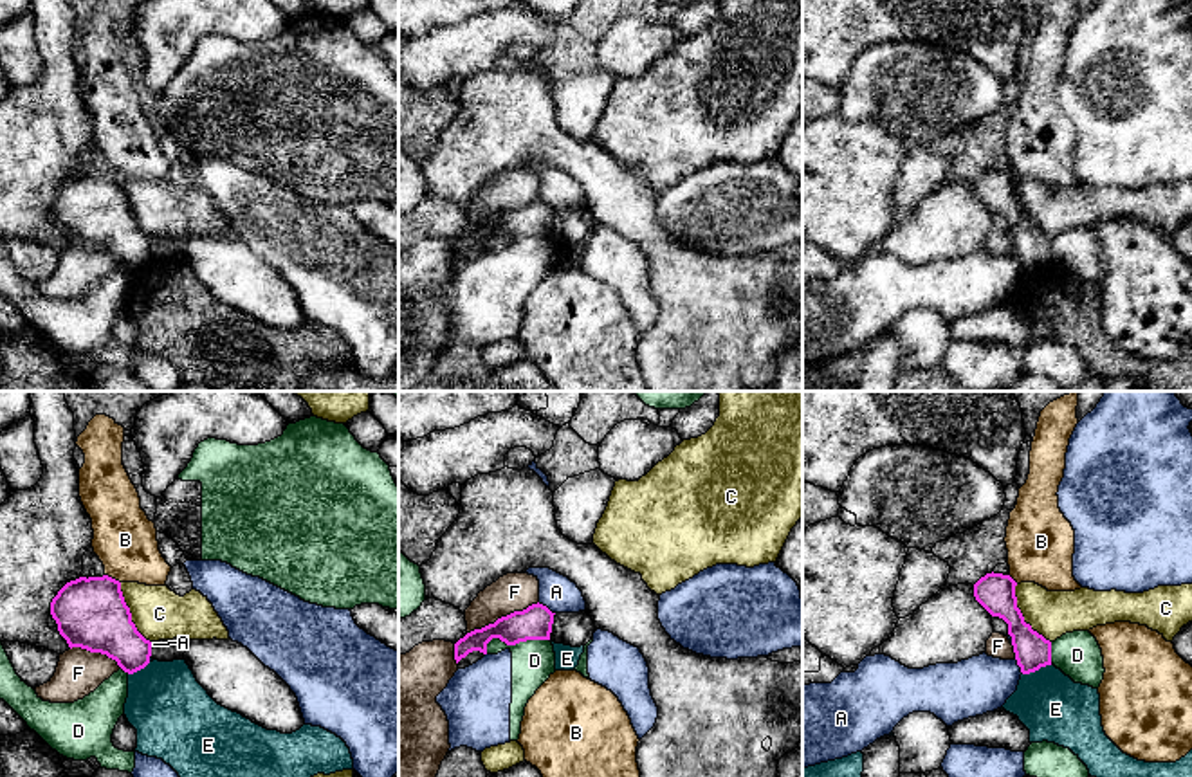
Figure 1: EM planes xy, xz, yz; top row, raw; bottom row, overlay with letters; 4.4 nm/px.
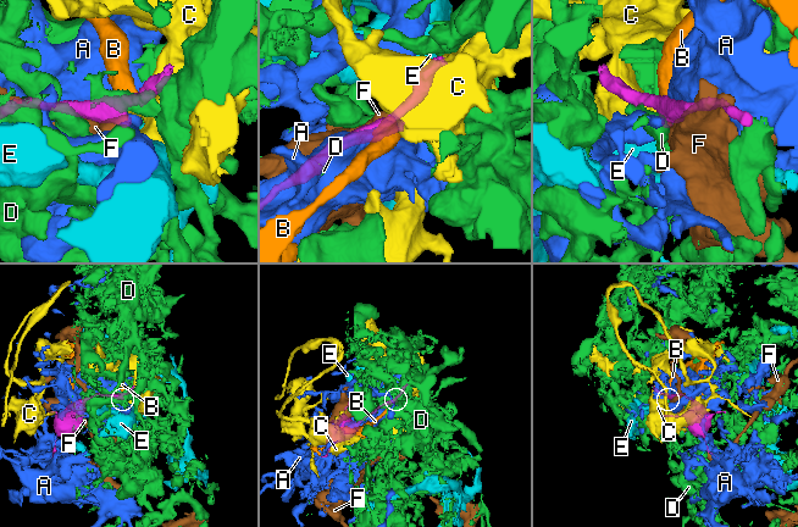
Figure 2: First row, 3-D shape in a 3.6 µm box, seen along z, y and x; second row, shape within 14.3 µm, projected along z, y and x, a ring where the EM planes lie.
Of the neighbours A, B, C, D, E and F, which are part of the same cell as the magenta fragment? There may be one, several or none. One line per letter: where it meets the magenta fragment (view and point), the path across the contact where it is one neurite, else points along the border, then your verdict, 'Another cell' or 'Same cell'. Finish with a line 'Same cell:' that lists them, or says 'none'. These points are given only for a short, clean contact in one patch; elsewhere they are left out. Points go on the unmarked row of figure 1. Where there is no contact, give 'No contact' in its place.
A: Touches magenta at xz (545, 202). Another cell
B: Touches magenta at xy (110, 173). Boundary: xy (105, 170), (119, 179). Another cell
C: Touches magenta at yz (1021, 211). Another cell
D: Touches magenta at xz (513, 240). Another cell
E: Touches magenta at yz (1037, 265). Boundary: yz (1052, 260), (1023, 271). Another cell
F: Touches magenta at xz (502, 213). Another cell
Same cell: none

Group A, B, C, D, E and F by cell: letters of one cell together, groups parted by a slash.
A D / B / C / E / F

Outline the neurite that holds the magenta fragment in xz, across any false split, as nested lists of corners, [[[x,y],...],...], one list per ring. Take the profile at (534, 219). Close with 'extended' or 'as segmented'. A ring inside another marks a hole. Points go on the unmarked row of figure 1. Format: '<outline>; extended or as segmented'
[[[532,200],[523,207],[514,207],[498,215],[481,225],[467,229],[454,240],[456,260],[472,247],[487,251],[487,240],[492,234],[500,234],[507,242],[516,242],[527,236],[550,236],[554,211],[543,200]]]; as segmented

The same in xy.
[[[108,171],[67,178],[52,195],[50,211],[70,245],[106,251],[128,270],[150,260],[151,238],[132,218],[121,178]]]; as segmented

